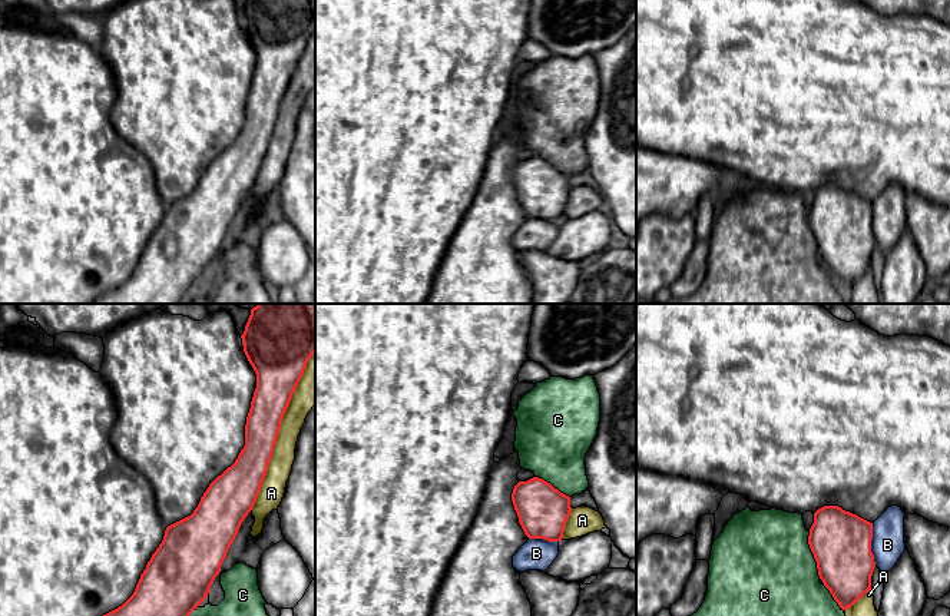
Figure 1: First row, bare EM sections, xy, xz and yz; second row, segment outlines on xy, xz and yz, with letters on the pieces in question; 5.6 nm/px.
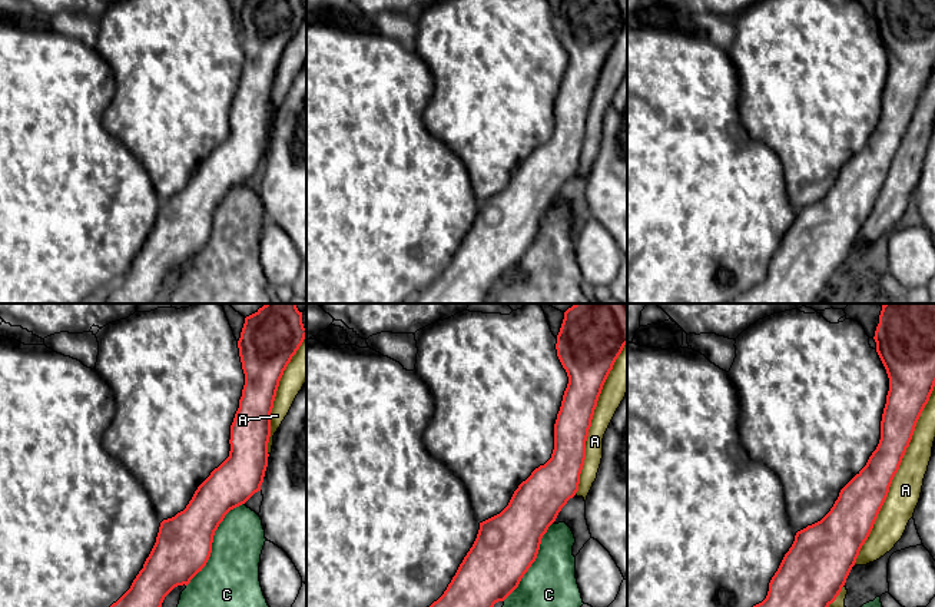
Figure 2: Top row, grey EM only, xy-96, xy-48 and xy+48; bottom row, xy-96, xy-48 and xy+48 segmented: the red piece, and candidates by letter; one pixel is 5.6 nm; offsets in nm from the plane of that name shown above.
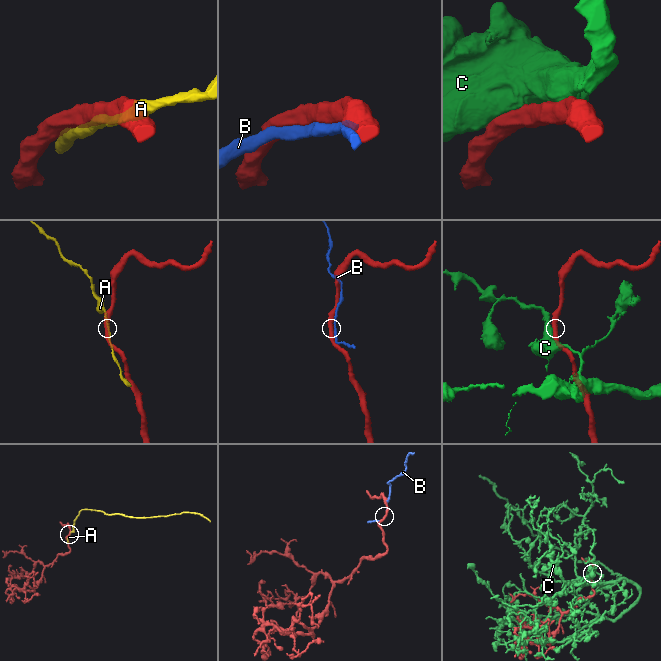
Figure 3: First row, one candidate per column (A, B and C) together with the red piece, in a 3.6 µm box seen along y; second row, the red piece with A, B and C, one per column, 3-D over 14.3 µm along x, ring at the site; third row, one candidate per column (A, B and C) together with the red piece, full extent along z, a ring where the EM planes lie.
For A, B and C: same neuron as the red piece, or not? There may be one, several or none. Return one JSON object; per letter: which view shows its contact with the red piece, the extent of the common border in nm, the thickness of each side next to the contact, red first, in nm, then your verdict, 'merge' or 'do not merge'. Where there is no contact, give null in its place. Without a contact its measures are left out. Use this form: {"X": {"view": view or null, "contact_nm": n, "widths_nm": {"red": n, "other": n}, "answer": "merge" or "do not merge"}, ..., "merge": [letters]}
{"A": {"view": "xy", "contact_nm": 950, "widths_nm": {"red": 220, "other": 140}, "answer": "merge"}, "B": {"view": "yz", "contact_nm": 240, "widths_nm": {"red": 340, "other": 190}, "answer": "do not merge"}, "C": {"view": "yz", "contact_nm": 280, "widths_nm": {"red": 340, "other": 500}, "answer": "do not merge"}, "merge": ["A"]}

